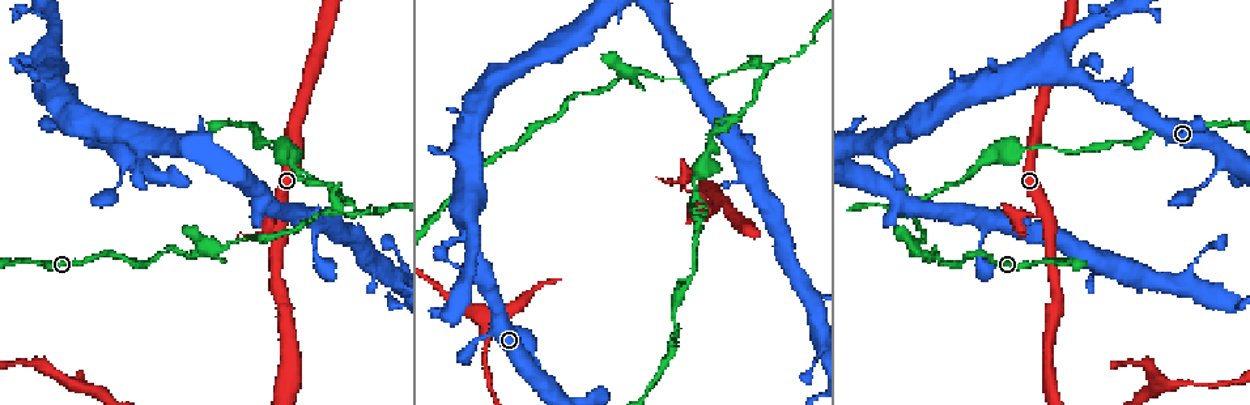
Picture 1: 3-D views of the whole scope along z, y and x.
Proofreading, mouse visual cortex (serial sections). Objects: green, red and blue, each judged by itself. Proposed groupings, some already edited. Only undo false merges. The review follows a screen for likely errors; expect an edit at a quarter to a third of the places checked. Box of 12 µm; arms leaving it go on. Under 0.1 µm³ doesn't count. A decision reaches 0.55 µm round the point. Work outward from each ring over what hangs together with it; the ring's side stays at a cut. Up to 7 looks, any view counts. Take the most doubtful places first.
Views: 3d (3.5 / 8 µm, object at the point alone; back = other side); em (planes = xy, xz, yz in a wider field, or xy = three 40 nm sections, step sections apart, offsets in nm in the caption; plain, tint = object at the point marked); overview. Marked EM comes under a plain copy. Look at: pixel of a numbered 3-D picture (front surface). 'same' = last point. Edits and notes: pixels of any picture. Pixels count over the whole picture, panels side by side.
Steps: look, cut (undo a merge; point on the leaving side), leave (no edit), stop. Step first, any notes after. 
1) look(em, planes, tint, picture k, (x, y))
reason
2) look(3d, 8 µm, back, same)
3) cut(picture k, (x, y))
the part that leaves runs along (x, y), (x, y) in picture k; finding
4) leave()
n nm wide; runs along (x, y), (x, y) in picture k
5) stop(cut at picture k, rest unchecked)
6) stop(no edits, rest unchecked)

look(em, xy, step 3, tint, picture 1, (916, 254))
arms part here

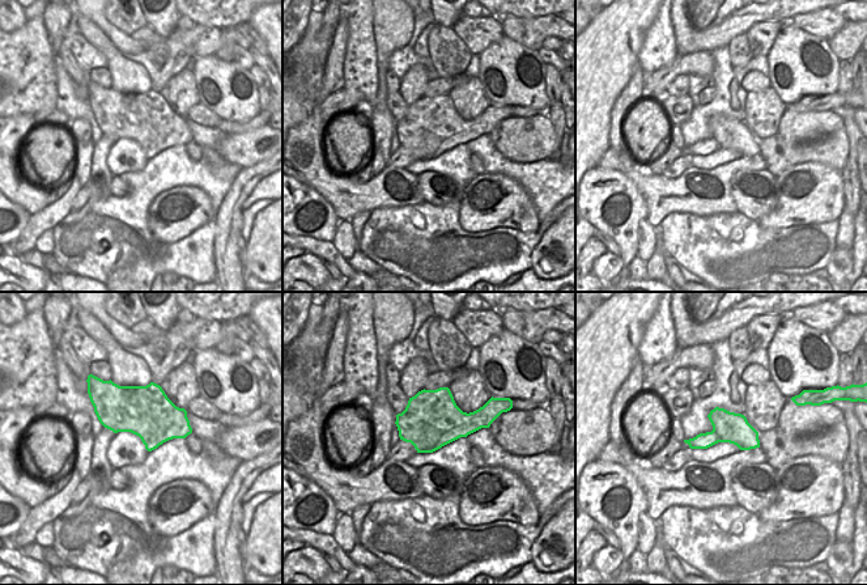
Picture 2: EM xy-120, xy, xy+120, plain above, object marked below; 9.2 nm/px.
look(3d, 3.5 µm, same)

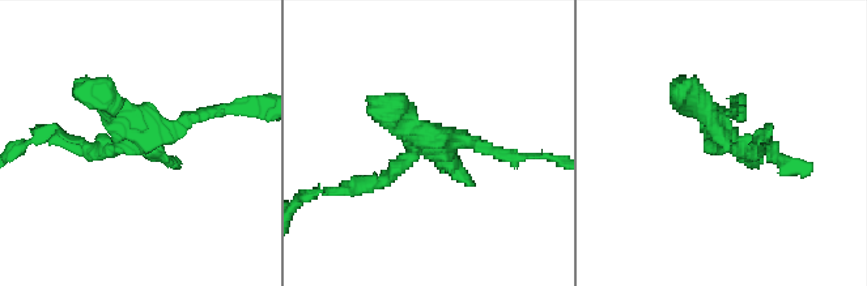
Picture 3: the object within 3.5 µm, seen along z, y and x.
leave()
runs along (343, 191), (436, 141), (492, 148) in picture 3; all the same cell

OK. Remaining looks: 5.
look(3d, 3.5 µm, picture 1, (352, 212))
three arms meet

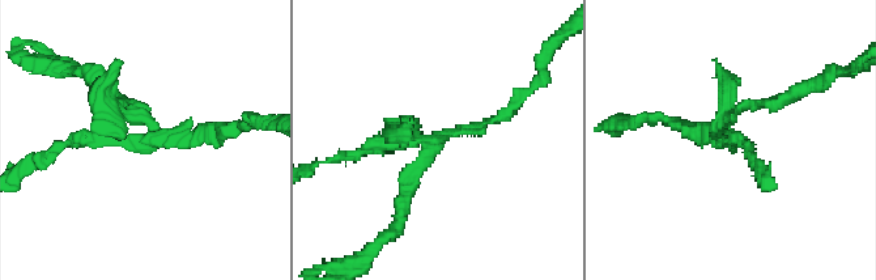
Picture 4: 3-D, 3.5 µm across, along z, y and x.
look(em, xy, step 1, tint, picture 4, (441, 135))
now the EM

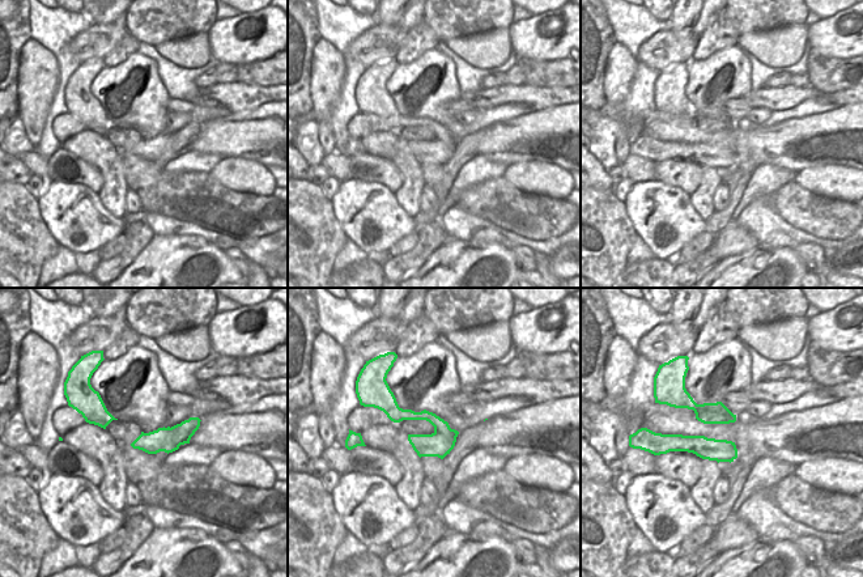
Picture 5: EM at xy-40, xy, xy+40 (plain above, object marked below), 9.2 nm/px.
cut(picture 4, (422, 157))
the part that leaves runs along (439, 136), (408, 179), (396, 229) in picture 4; a second cell is stuck on

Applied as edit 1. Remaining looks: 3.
look(3d, 3.5 µm, back, picture 1, (689, 191))
thick turns thin

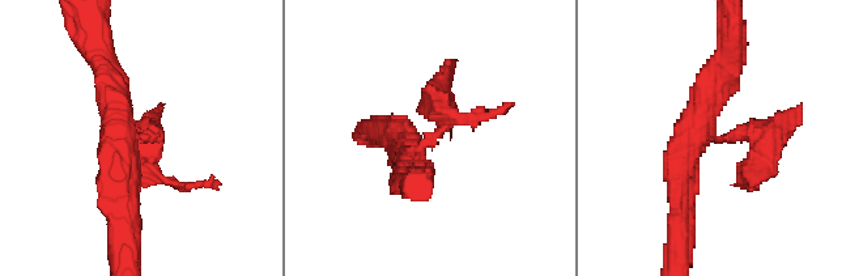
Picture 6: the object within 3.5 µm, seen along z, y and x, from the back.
cut(picture 6, (152, 156))
the part that leaves runs along (140, 138), (145, 166), (188, 186) in picture 6; a second cell is stuck on

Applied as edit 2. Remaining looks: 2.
stop(cut at picture 4, cut at picture 6, rest unchecked)

